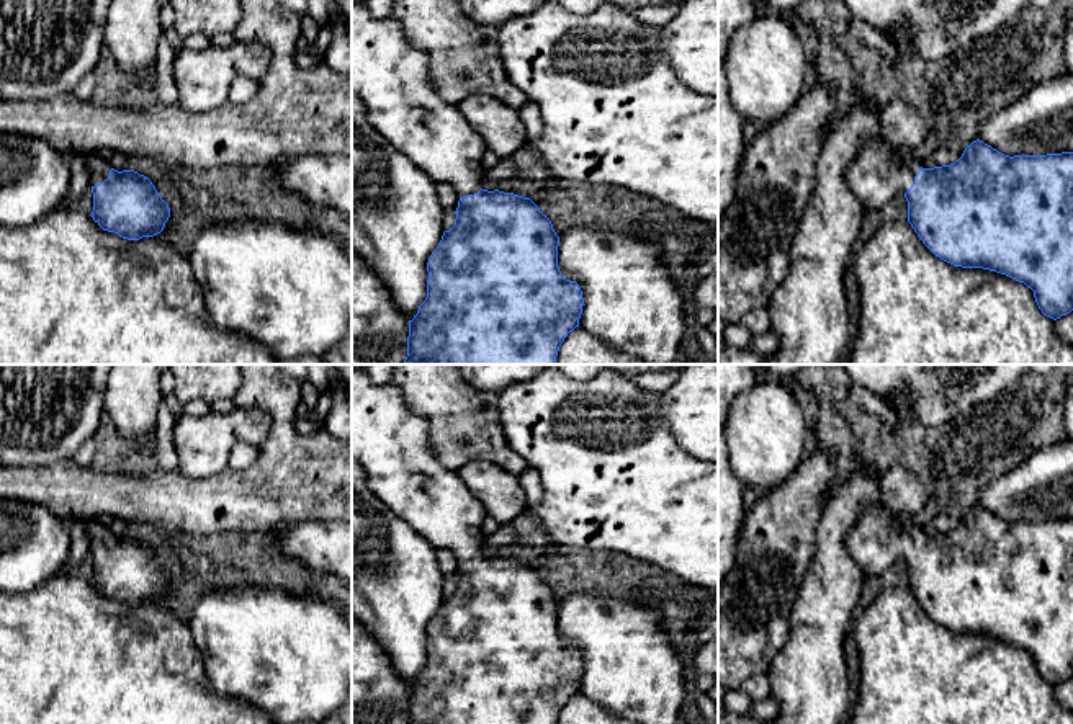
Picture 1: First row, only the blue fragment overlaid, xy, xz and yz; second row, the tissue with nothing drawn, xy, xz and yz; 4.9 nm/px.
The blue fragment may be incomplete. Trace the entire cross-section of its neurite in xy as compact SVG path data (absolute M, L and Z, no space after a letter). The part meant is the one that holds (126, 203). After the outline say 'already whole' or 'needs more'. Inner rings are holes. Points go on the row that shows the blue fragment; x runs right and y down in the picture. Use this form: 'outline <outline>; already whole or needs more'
outline M98 152L77 154L87 162L93 221L108 232L128 240L160 234L170 217L170 208L152 181L134 170L114 170Z; needs more

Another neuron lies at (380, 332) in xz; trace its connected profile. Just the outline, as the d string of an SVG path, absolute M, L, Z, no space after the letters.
M352 248L352 364L402 364L407 337L407 317L397 311L383 281Z

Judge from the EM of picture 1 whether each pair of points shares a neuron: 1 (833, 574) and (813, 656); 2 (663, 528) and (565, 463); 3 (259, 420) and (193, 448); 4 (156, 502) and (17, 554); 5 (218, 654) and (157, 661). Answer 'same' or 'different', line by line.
1: same
2: same
3: same
4: different
5: different

